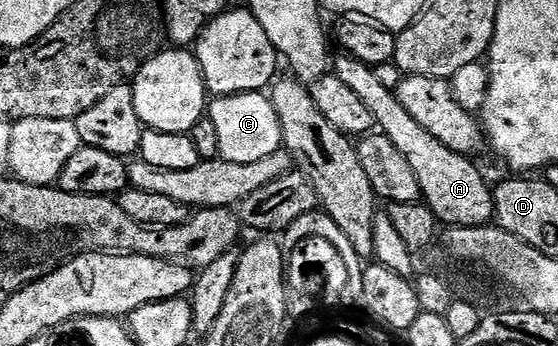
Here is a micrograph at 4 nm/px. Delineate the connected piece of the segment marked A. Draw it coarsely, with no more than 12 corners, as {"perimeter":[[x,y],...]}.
{"perimeter":[[373,65],[334,74],[410,162],[441,225],[491,225],[493,185],[410,118]]}

